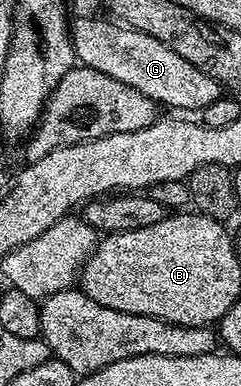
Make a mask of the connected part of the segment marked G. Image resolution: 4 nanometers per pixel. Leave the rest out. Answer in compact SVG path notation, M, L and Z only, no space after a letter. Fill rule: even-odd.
M86 17L71 25L72 45L77 61L83 67L110 74L110 78L118 78L118 82L126 82L126 86L142 90L146 98L163 107L165 104L168 108L201 110L222 96L220 81L210 78L210 74L202 74L198 66L190 66L182 54L174 54L174 50L158 42L158 38L150 38L150 34L142 34L142 30L129 28L115 19L102 19Z

